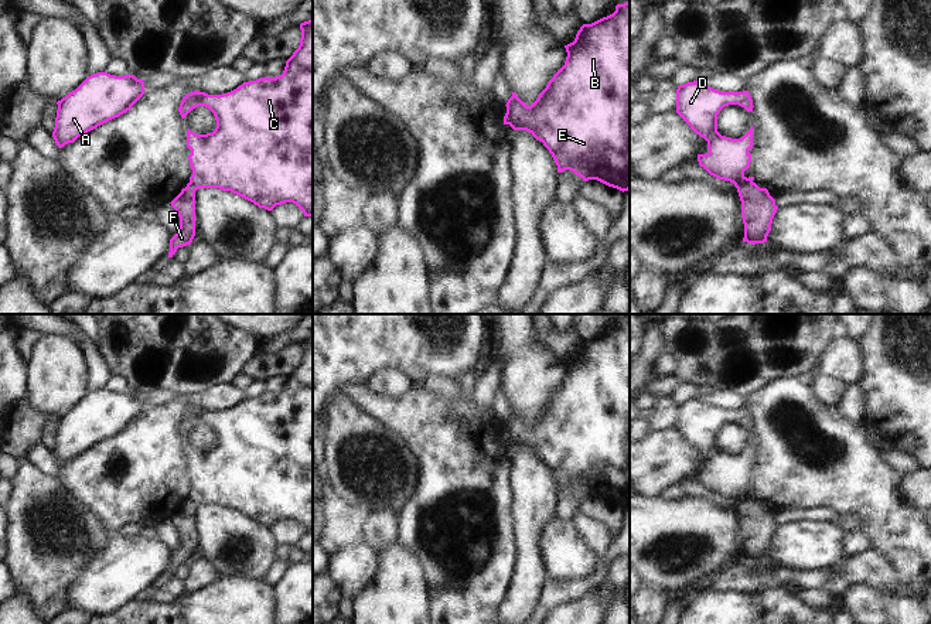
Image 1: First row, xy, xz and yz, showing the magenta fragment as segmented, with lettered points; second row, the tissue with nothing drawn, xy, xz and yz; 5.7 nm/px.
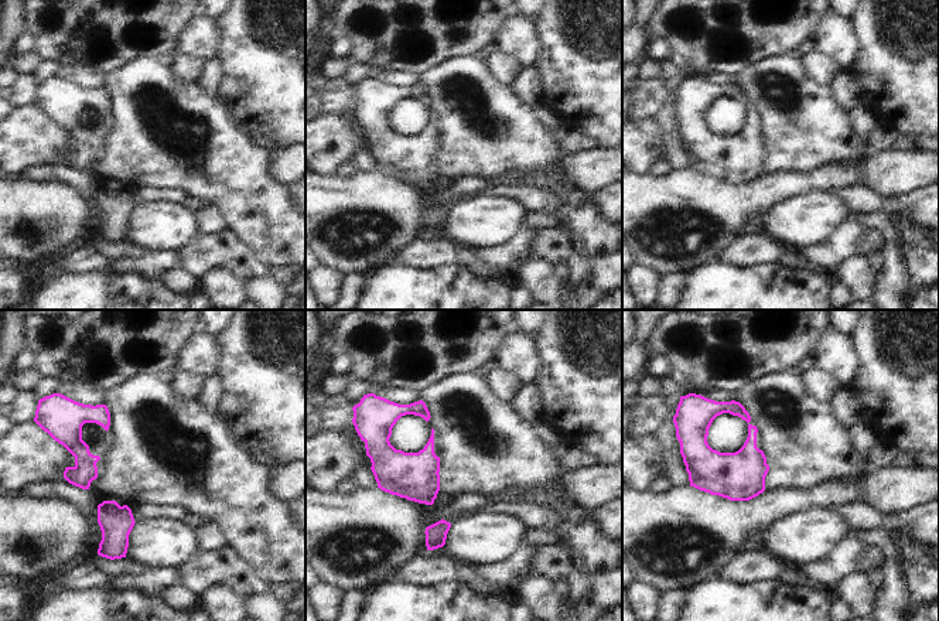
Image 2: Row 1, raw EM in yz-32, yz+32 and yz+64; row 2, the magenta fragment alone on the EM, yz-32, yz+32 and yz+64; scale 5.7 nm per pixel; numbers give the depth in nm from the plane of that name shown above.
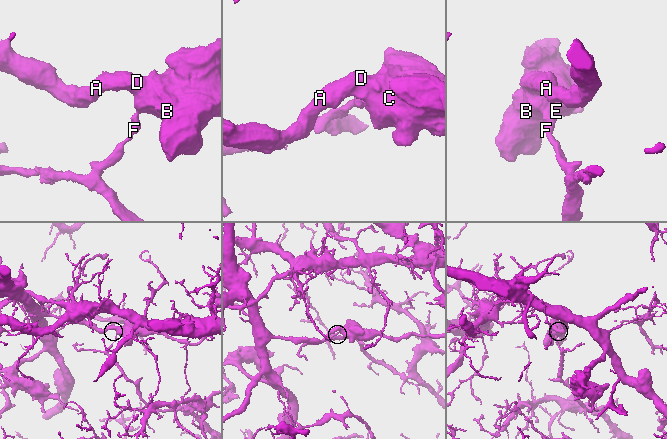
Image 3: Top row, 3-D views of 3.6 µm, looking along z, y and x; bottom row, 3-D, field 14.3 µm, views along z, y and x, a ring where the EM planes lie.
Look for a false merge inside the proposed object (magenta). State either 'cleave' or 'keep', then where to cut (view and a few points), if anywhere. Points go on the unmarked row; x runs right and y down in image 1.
cleave; cut yz (752, 498), (737, 505)

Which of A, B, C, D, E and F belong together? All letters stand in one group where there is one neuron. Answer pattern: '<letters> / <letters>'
A B C D E / F

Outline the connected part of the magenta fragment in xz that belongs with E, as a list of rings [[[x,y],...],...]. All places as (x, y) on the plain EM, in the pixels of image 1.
[[[630,317],[591,341],[583,341],[573,359],[565,362],[565,382],[553,392],[538,416],[526,423],[515,409],[507,419],[509,443],[526,447],[552,471],[557,490],[573,488],[583,498],[597,497],[620,508],[630,507]]]

